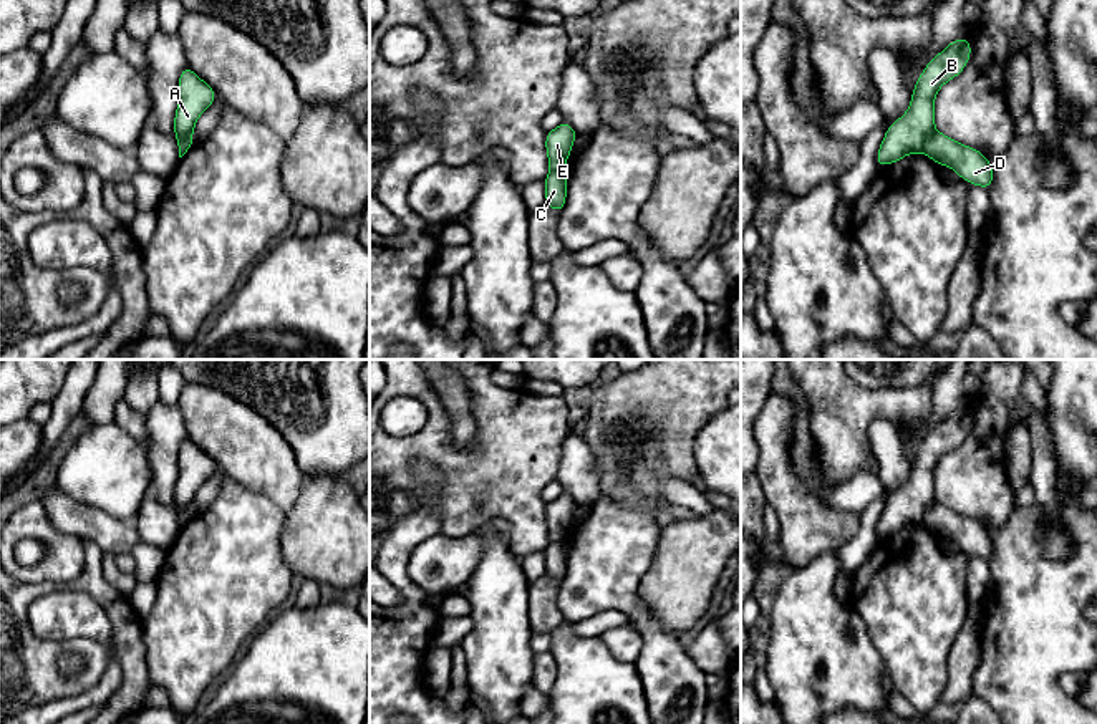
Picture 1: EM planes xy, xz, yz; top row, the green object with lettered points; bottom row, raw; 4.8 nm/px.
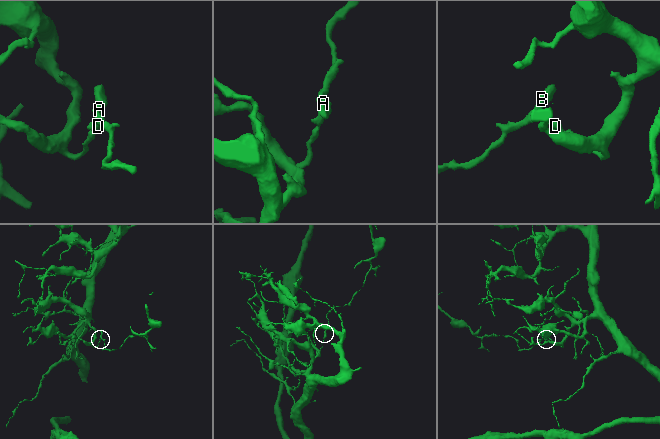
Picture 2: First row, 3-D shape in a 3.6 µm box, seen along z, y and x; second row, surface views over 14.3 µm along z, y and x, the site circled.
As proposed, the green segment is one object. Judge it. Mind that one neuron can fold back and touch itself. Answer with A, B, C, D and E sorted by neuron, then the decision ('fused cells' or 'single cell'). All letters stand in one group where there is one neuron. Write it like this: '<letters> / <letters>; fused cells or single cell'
A B E / C D; fused cells

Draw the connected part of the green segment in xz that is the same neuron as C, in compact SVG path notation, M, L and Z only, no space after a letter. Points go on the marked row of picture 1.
M550 171L544 181L545 181L545 204L552 210L562 214L567 199L567 177L563 171L560 172Z

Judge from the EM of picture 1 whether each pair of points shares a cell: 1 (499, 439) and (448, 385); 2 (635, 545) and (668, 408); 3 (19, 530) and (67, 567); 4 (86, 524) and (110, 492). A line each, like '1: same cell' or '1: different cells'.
1: different cells
2: different cells
3: same cell
4: different cells

